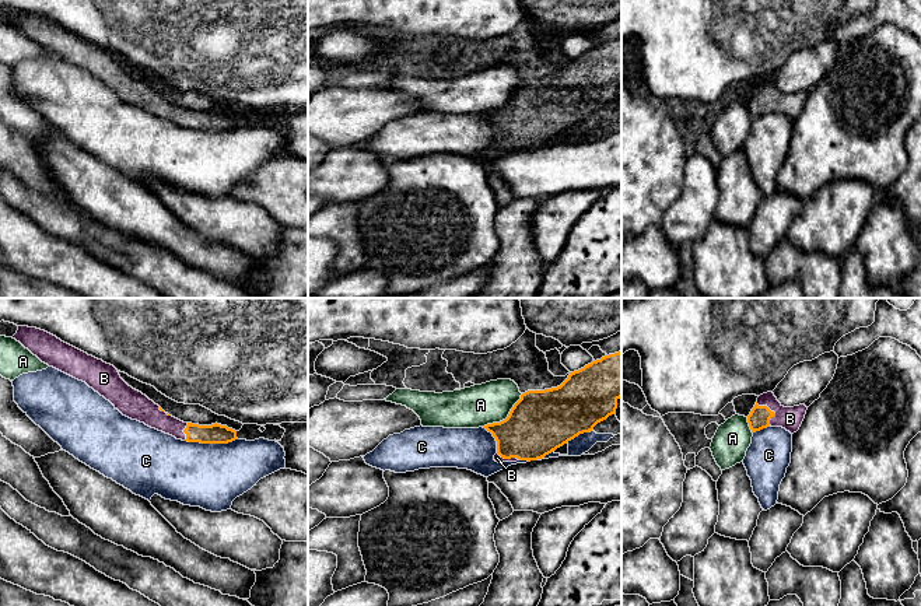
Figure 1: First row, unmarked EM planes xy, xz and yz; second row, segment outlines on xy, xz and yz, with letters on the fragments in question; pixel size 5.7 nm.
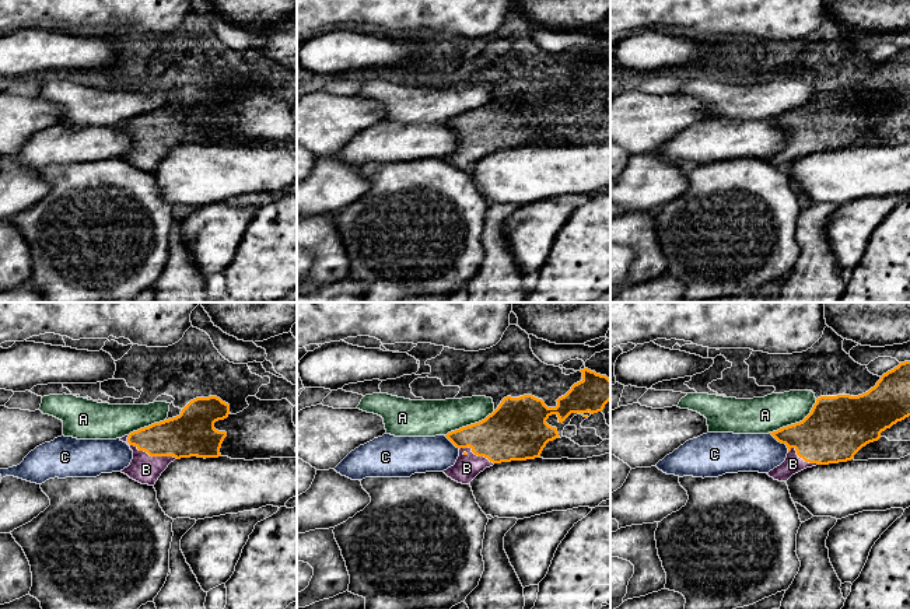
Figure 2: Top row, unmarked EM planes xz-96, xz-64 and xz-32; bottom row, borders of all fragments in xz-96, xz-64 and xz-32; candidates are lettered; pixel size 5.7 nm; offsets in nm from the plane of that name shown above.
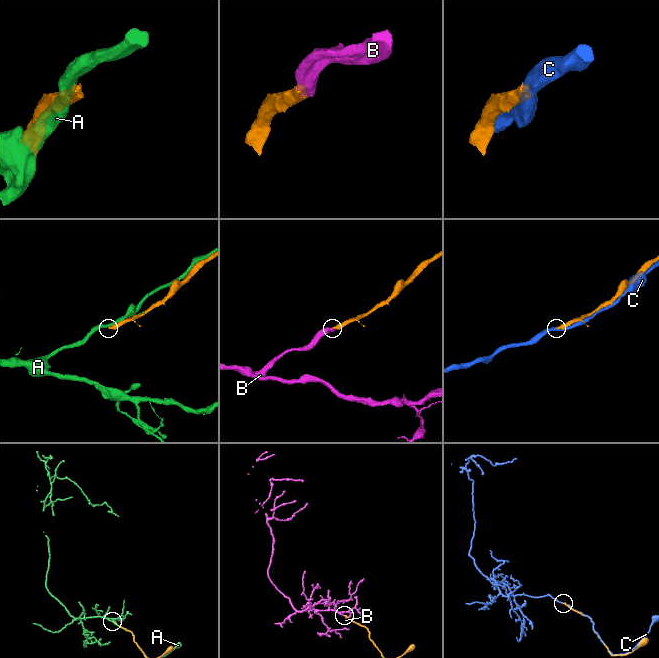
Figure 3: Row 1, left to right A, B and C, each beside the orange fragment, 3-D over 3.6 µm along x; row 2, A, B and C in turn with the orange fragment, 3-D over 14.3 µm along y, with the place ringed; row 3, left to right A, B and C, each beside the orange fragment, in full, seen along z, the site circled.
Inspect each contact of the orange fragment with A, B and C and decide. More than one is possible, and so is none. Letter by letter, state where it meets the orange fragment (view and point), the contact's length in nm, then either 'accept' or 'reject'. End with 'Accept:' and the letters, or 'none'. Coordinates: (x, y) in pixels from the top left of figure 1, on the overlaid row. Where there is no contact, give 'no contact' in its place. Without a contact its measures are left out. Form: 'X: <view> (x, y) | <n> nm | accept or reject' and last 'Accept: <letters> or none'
A: xz (507, 417) | 300 nm | reject
B: yz (770, 410) | 160 nm | accept
C: xy (210, 442) | 300 nm | reject
Accept: B

